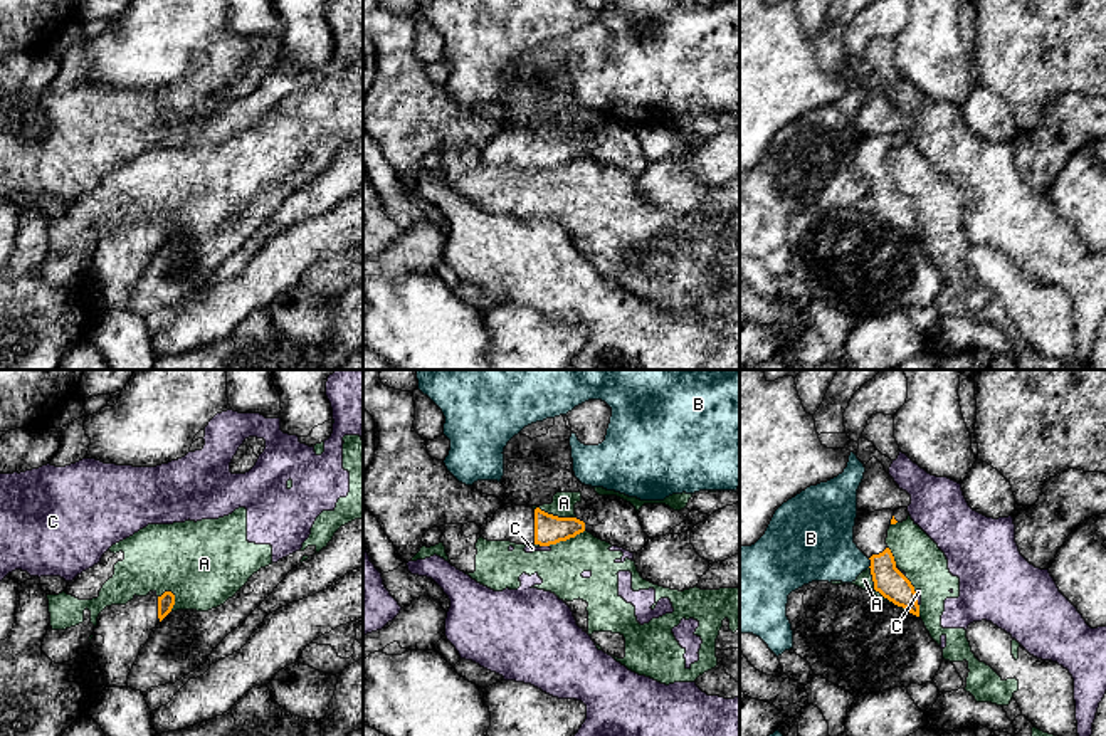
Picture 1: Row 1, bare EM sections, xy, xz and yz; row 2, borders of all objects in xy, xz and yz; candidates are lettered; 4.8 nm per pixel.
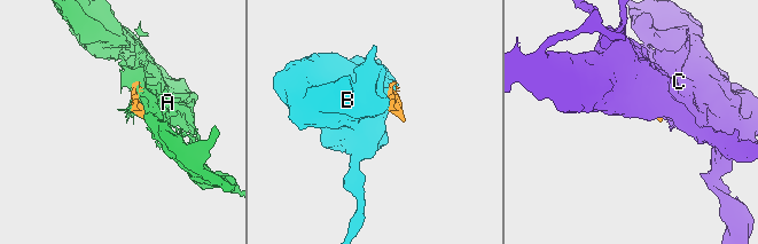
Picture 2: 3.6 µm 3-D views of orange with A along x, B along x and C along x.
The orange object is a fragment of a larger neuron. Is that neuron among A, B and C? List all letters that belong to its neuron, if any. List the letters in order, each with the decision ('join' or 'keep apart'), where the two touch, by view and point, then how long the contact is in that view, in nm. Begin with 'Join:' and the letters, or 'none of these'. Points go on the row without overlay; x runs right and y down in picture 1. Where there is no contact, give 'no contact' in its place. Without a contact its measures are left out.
Join: none of these
A: keep apart | yz (881, 217) | 300 nm
B: keep apart | yz (871, 187) | 50 nm
C: keep apart | yz (916, 222) | 70 nm

